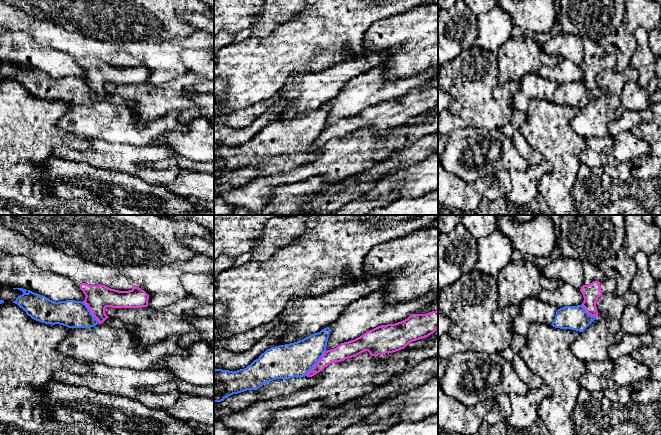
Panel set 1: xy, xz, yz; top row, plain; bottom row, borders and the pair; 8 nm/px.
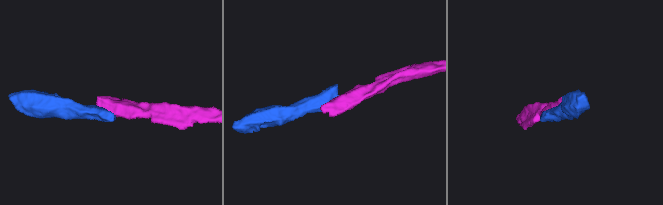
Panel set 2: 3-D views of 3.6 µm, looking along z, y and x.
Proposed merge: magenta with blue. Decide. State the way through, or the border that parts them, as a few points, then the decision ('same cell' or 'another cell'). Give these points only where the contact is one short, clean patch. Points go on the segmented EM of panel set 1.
border xz (325, 350), (321, 358), (305, 375); another cell

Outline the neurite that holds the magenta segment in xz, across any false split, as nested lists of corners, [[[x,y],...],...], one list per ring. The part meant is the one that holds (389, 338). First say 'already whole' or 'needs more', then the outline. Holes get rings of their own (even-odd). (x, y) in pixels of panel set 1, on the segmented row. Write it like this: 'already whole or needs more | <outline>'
already whole | [[[438,309],[426,314],[411,314],[401,322],[378,326],[354,340],[325,351],[306,376],[312,377],[333,362],[344,361],[365,351],[371,356],[399,351],[410,342],[428,337],[437,329]]]

